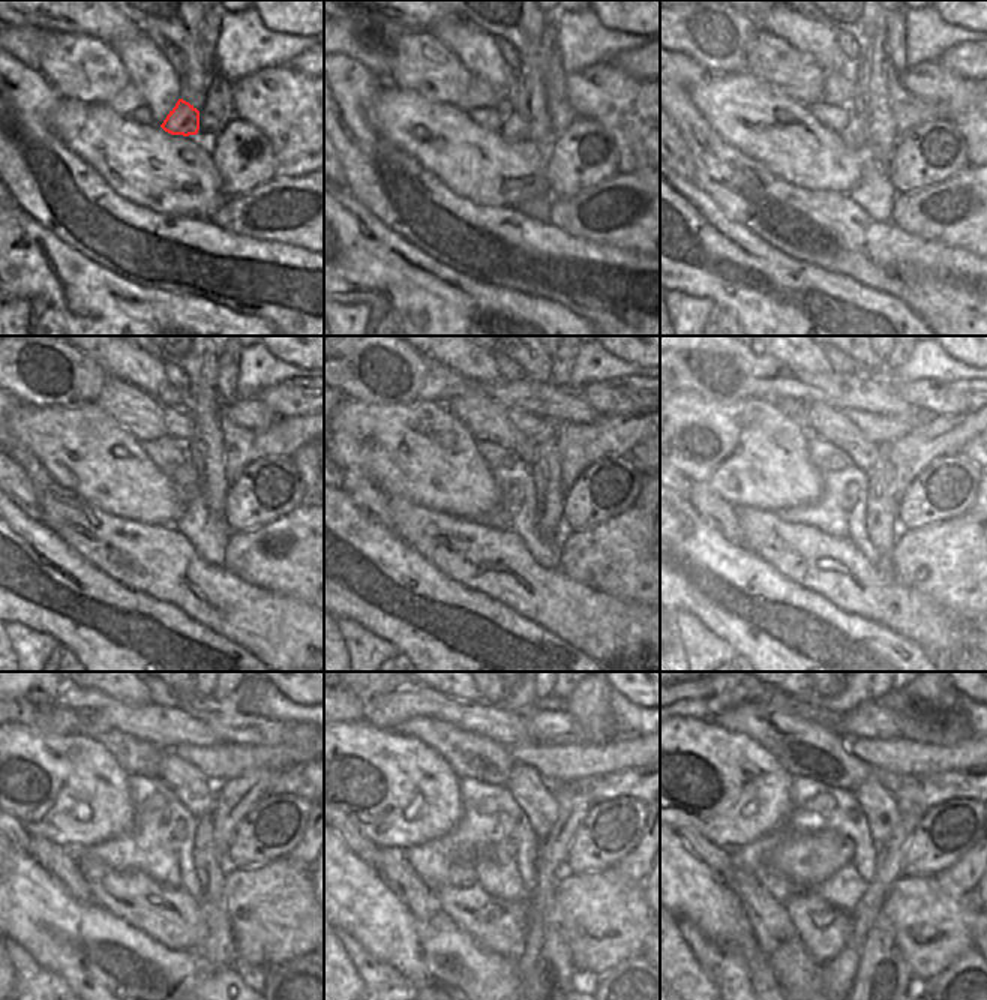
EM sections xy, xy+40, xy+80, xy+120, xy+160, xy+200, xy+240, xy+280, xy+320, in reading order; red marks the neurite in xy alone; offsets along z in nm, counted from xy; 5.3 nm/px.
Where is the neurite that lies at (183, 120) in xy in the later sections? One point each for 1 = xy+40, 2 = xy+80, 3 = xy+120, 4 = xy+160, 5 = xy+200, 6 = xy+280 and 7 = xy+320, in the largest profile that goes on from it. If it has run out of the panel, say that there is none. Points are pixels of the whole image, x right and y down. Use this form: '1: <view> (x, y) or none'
1: xy+40 (515, 129)
2: xy+80 (854, 134)
3: xy+120 (185, 477)
4: xy+160 (519, 473)
5: xy+200 (849, 473)
6: xy+280 (506, 799)
7: xy+320 (845, 799)

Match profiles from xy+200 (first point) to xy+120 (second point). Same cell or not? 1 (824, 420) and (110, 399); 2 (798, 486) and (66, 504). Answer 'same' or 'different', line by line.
1: same
2: different

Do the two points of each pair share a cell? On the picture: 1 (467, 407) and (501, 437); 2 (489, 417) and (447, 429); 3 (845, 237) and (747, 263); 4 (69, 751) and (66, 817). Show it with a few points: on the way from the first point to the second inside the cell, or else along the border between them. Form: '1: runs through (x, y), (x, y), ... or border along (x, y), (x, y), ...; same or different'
1: runs through (476, 411), (492, 428); same
2: border along (444, 402), (447, 410), (476, 440); different
3: border along (755, 234), (789, 257), (818, 267); different
4: runs through (69, 768), (69, 801); same

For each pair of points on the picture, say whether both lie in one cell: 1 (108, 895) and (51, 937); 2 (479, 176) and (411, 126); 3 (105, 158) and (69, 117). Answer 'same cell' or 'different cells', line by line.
1: different cells
2: same cell
3: same cell

